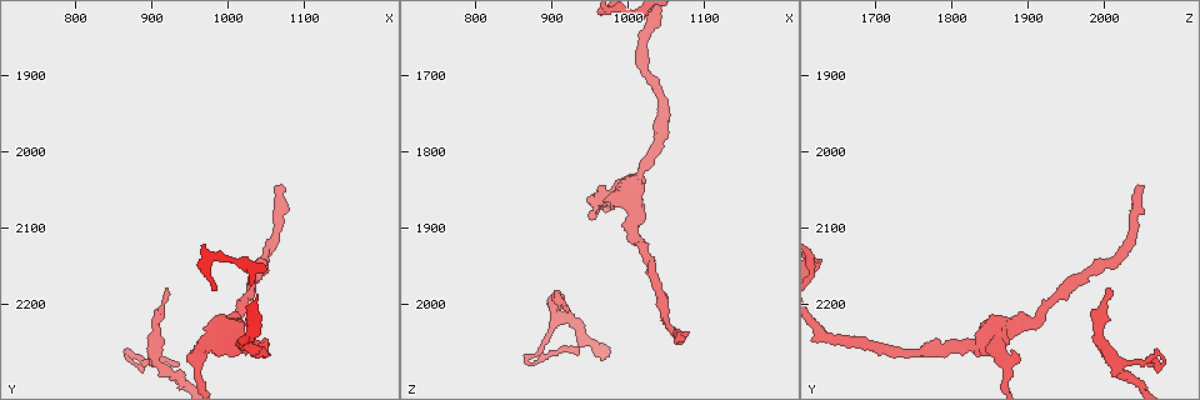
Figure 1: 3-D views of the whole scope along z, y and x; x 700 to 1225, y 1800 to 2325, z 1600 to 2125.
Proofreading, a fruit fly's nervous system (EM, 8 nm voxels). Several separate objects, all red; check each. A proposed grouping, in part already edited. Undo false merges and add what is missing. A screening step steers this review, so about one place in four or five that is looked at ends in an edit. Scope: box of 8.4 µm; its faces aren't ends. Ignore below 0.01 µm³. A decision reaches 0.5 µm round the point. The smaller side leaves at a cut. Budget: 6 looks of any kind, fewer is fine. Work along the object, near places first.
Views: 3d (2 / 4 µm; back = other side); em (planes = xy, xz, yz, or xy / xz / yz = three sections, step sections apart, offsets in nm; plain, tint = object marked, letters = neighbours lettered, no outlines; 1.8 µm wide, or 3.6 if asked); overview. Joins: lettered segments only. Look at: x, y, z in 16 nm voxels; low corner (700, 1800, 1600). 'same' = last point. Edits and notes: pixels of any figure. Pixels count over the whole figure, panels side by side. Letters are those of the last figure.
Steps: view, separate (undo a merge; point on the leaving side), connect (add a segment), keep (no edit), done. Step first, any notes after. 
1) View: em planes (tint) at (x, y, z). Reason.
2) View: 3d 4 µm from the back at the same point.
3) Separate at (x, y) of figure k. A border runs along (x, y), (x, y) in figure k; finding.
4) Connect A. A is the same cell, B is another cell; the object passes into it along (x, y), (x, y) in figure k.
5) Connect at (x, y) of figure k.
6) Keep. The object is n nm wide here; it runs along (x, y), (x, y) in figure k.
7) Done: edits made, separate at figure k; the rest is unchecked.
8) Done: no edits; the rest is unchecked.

View: em planes (letters) at (1065, 2045, 2045).

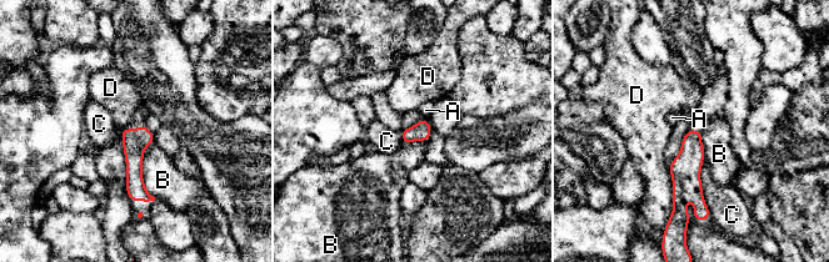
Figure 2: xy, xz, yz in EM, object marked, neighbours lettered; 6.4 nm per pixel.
Keep. A, B, C and D are other cells; it runs along (125, 131), (148, 197) in figure 2; none of them fits.

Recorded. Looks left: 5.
View: em xy step 4 (letters) at (920, 2180, 2010). Free end.

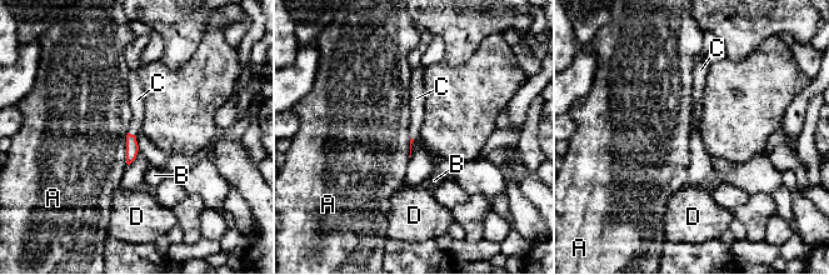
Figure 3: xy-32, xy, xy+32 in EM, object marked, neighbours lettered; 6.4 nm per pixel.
View: em planes (letters) at the same point.

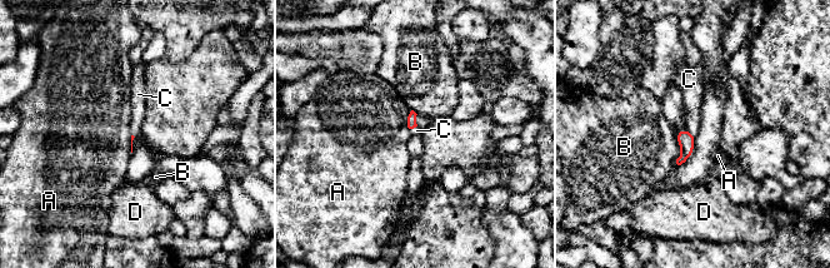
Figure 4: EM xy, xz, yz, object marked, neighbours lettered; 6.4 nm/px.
Connect C. C is the same cell, A, B and D are other cells; the neuron continues.

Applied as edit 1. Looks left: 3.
View: 3d 2 µm at (960, 2285, 1870). Thick turns thin.

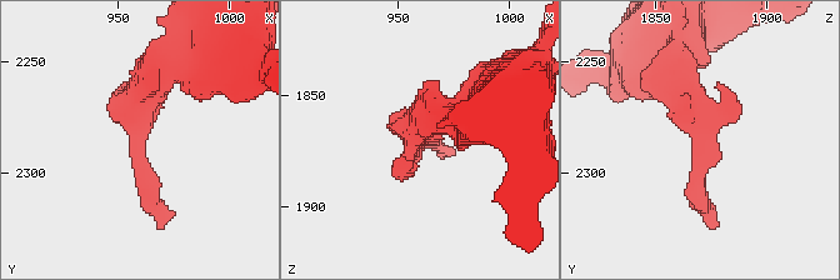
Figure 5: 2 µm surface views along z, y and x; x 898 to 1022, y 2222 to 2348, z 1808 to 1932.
View: em planes (tint) at (960, 2285, 1872). Need the tissue.

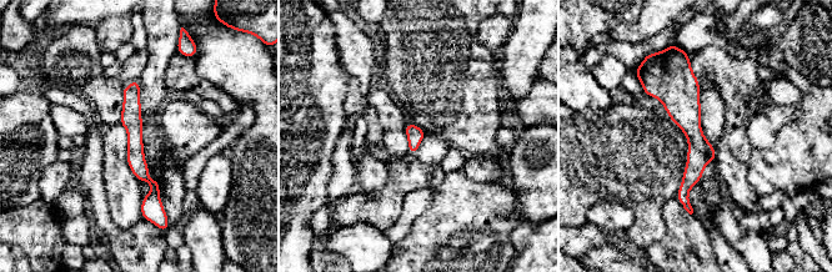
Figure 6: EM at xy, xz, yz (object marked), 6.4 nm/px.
View: em planes (letters) at the same point.

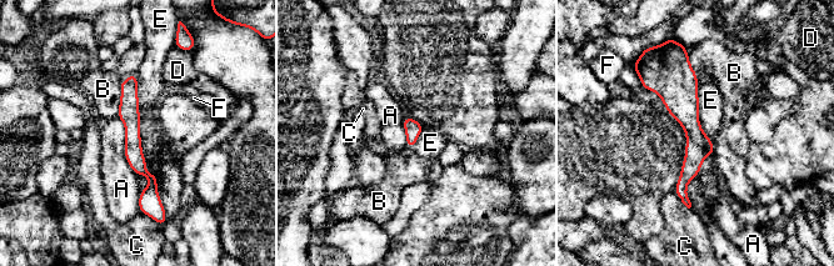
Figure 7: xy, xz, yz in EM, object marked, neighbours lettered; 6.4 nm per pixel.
Keep. The longest contact is with E, 700 nm; A, B, C, D, E and F are other cells; a border runs along (135, 73), (145, 169), (156, 175) in figure 7; one neuron here.

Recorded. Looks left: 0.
Done: edits made, connect at figure 4; the rest is unchecked.

